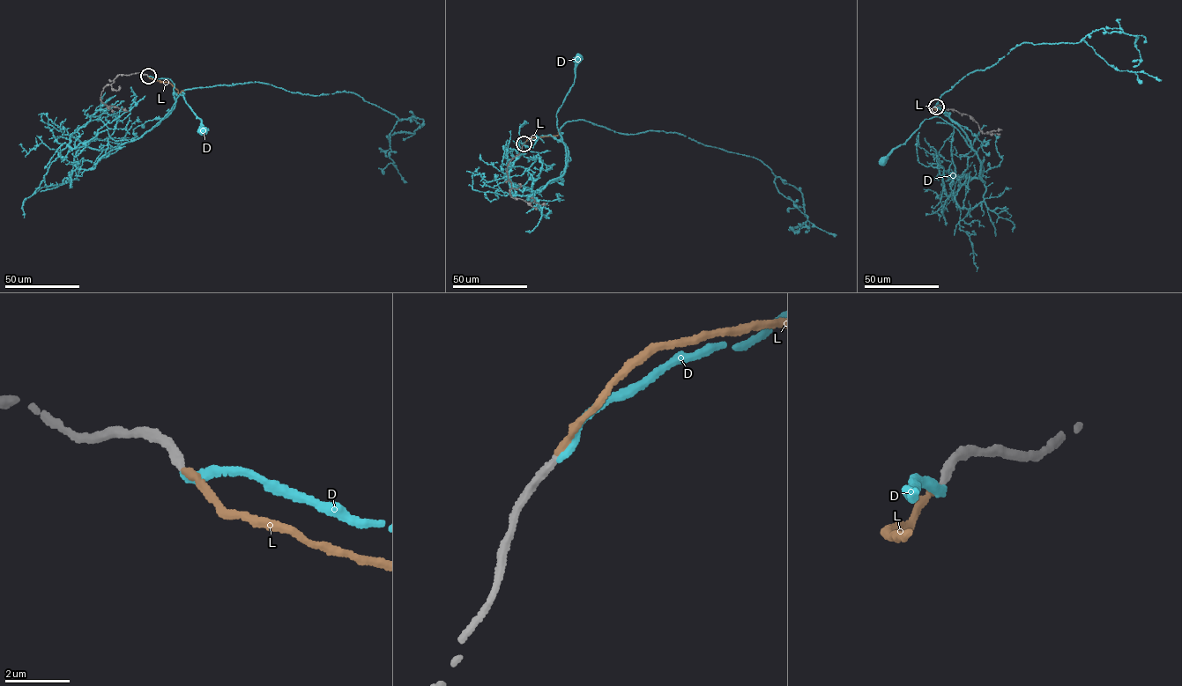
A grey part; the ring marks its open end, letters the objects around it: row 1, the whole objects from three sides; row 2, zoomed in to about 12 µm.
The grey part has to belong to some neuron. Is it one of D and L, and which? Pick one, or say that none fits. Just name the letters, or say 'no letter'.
L

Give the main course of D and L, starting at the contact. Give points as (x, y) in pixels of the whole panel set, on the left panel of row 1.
D: (147, 76), (168, 78), (174, 84), (173, 108), (152, 128), (170, 110), (181, 94), (201, 119), (203, 130)
L: (148, 76), (171, 83), (178, 92), (183, 91)

